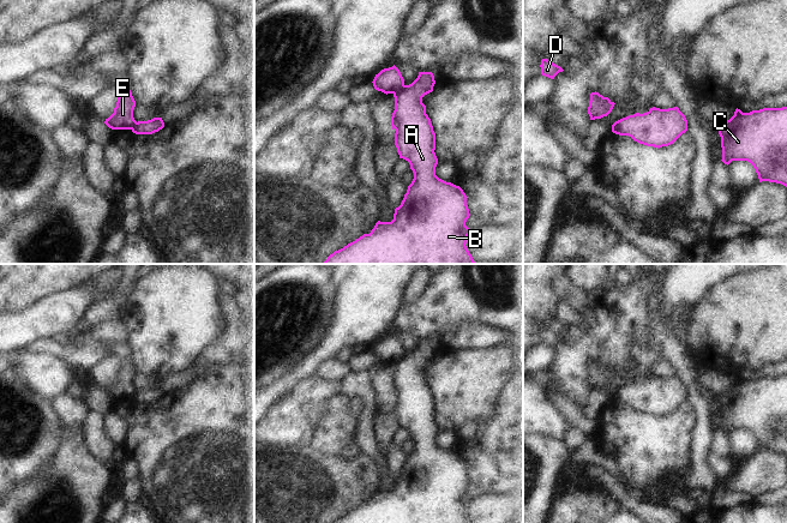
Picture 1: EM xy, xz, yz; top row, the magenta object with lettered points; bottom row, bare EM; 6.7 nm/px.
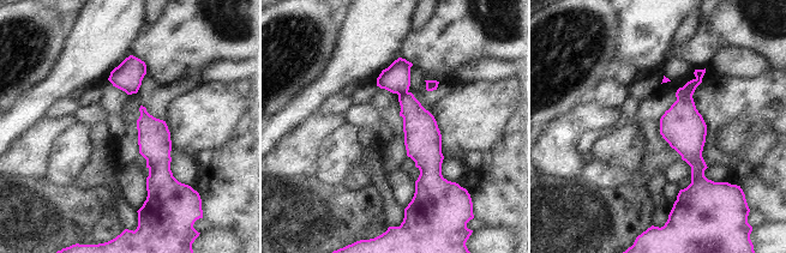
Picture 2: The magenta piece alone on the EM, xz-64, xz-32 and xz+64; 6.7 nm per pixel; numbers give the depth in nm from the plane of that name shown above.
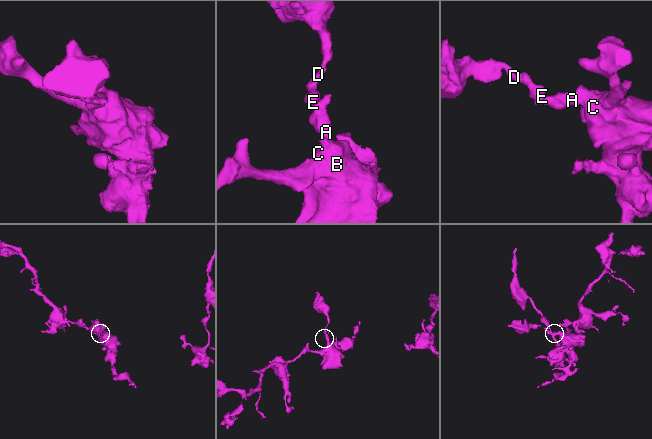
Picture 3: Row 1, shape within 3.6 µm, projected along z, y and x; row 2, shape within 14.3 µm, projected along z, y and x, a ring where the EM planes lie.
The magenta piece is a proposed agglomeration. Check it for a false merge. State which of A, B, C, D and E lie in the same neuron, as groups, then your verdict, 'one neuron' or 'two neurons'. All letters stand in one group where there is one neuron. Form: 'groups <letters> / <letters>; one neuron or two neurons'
groups A B C / D E; two neurons

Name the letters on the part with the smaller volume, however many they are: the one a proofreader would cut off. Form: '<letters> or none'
D, E.

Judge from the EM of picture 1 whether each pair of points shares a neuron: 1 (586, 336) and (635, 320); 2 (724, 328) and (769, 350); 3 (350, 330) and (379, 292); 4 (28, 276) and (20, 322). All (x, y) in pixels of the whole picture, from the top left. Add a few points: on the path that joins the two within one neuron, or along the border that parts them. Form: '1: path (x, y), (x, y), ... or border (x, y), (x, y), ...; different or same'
1: path (598, 336), (602, 336), (618, 320), (623, 320); same
2: path (734, 338), (758, 340); same
3: path (355, 320), (370, 301); same
4: border (48, 295), (12, 313); different

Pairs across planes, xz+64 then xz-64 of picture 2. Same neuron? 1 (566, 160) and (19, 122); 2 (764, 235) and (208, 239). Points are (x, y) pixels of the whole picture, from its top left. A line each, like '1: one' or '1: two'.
1: two
2: one

